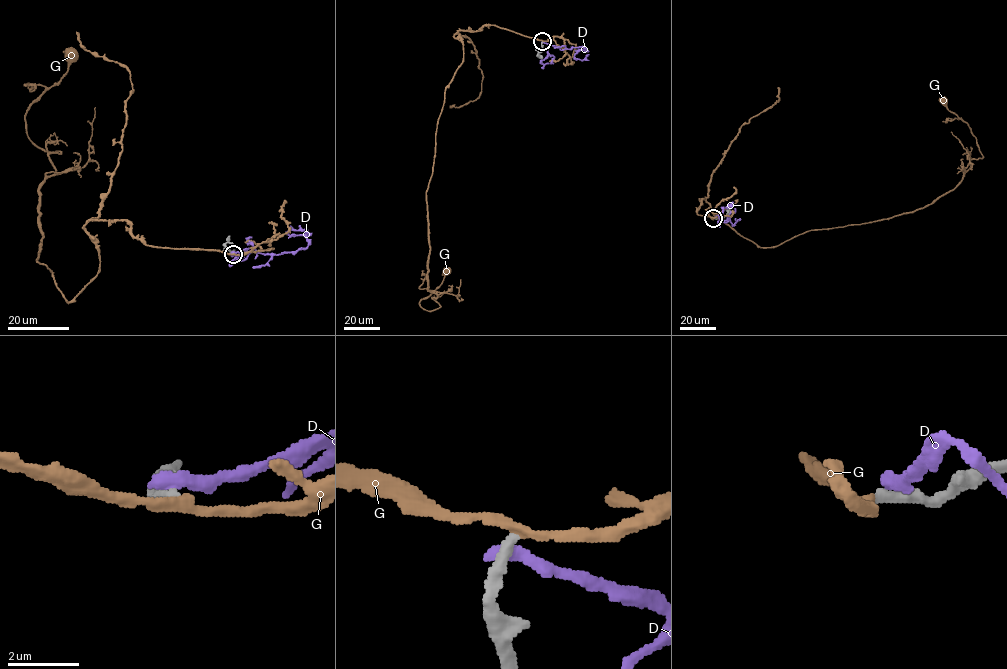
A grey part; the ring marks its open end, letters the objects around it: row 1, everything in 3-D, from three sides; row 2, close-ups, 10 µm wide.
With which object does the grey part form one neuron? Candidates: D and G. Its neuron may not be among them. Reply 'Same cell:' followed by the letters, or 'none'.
Same cell: G

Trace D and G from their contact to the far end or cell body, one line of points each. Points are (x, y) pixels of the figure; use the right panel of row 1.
D: (713, 218), (717, 215), (722, 219), (719, 216), (721, 207), (732, 205), (726, 206)
G: (713, 219), (697, 214), (703, 199), (741, 236), (774, 247), (810, 230), (923, 208), (982, 157), (943, 100)

